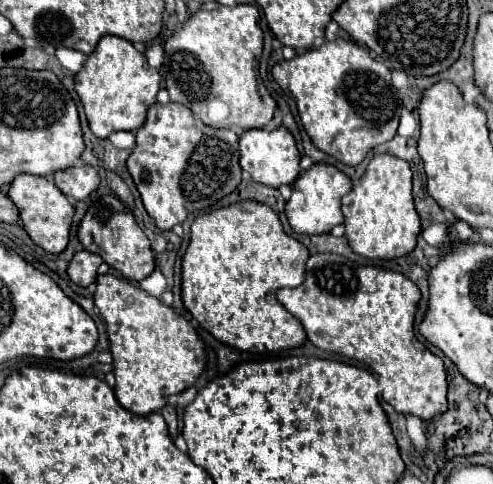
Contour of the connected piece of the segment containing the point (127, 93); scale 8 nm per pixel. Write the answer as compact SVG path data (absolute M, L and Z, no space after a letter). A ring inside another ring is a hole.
M104 36L88 56L84 68L74 76L76 92L86 110L90 130L98 138L108 138L118 130L138 130L140 124L144 124L148 108L156 104L160 80L160 72L150 68L146 56L120 36Z

